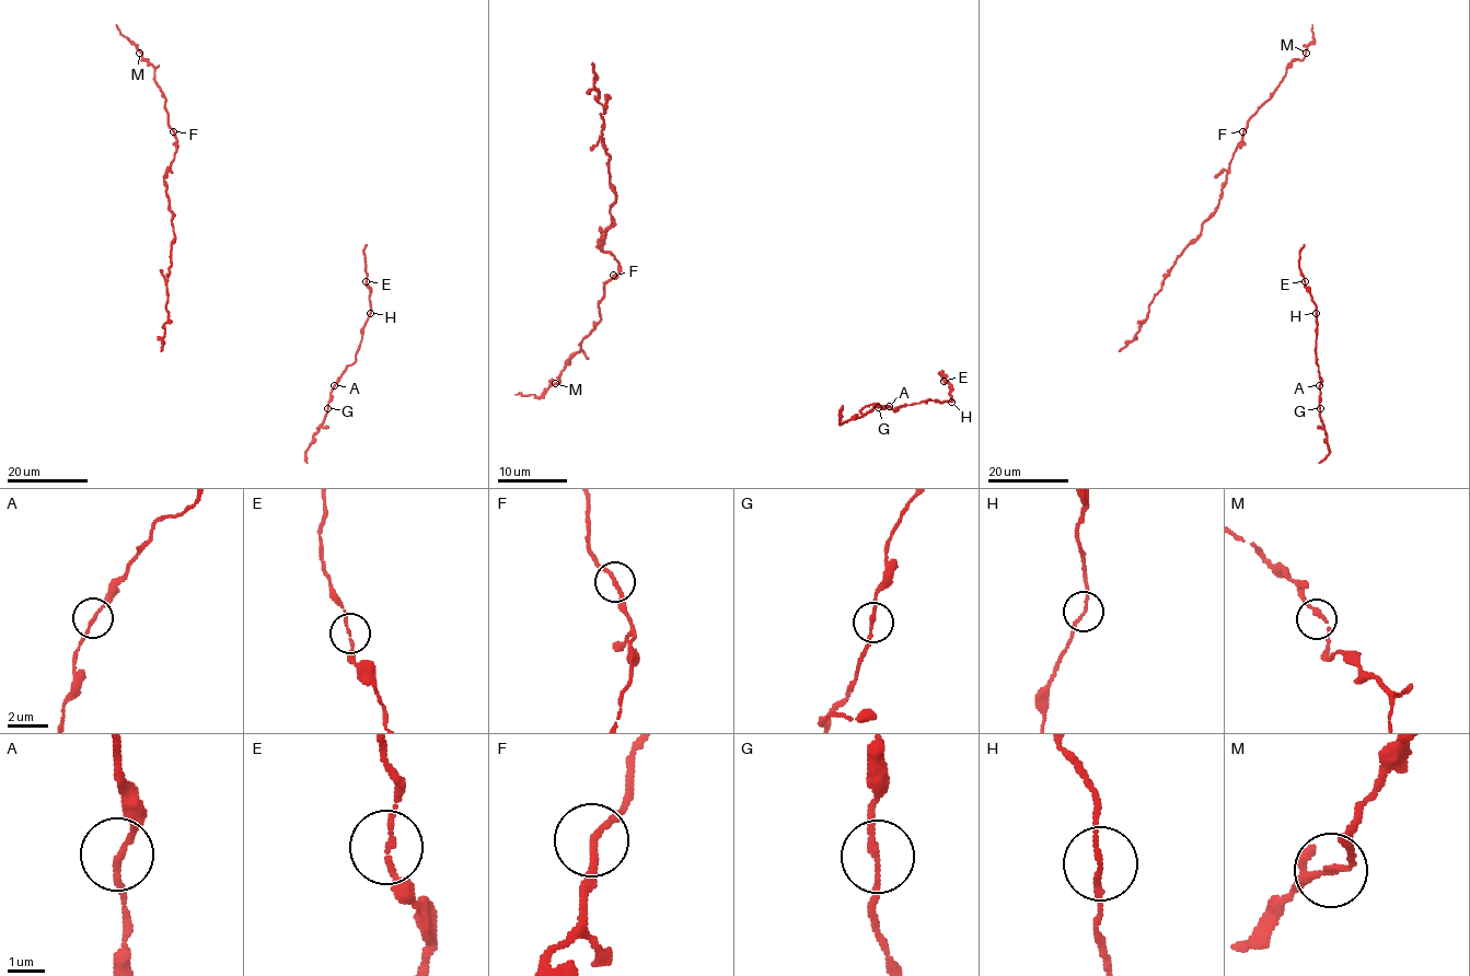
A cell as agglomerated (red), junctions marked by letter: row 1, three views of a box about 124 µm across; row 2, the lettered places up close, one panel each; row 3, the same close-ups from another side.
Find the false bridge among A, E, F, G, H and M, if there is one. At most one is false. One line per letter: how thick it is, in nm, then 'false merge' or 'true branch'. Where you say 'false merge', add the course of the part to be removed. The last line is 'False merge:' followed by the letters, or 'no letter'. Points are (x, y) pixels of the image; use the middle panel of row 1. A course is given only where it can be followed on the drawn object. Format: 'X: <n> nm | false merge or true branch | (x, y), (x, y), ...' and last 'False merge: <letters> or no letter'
A: 150 nm | true branch
E: 130 nm | true branch
F: 180 nm | true branch
G: 160 nm | true branch
H: 120 nm | true branch
M: 140 nm | true branch
False merge: no letter

